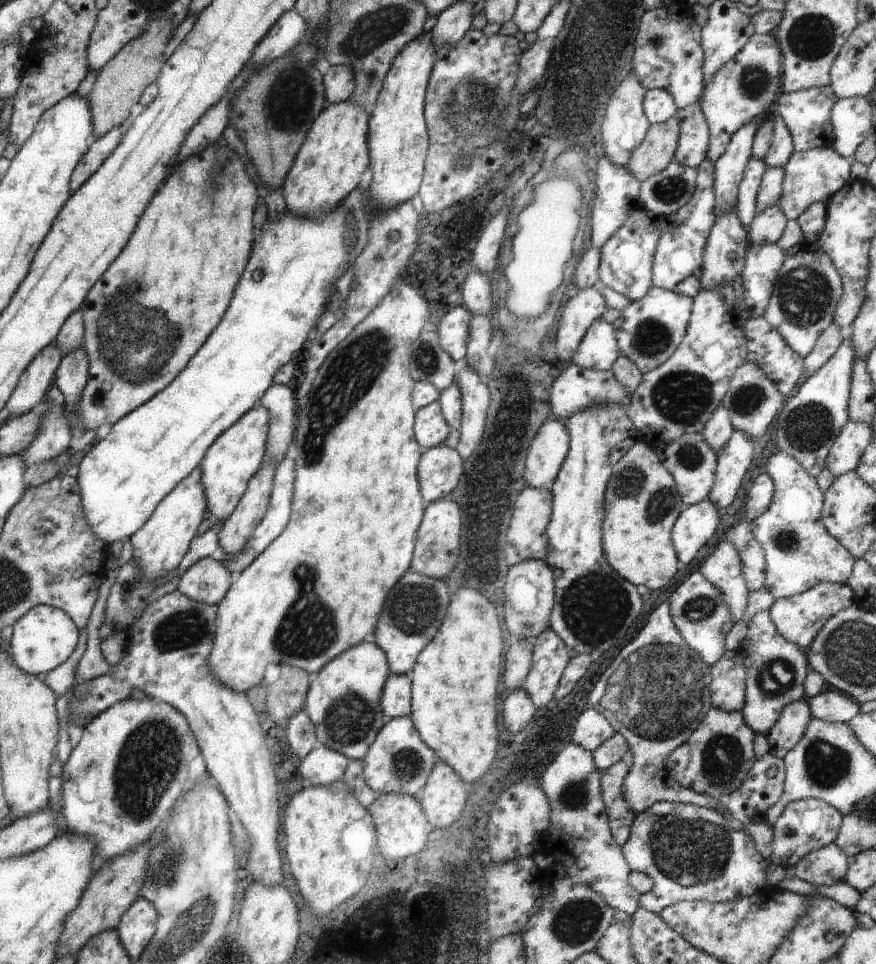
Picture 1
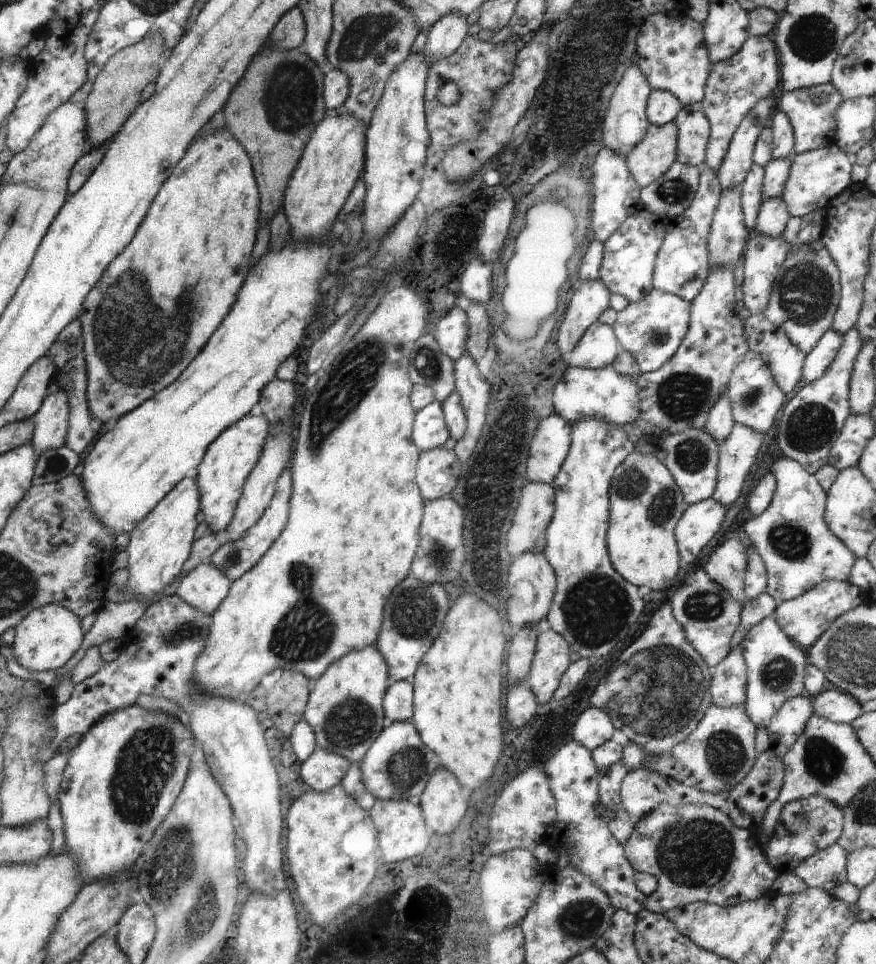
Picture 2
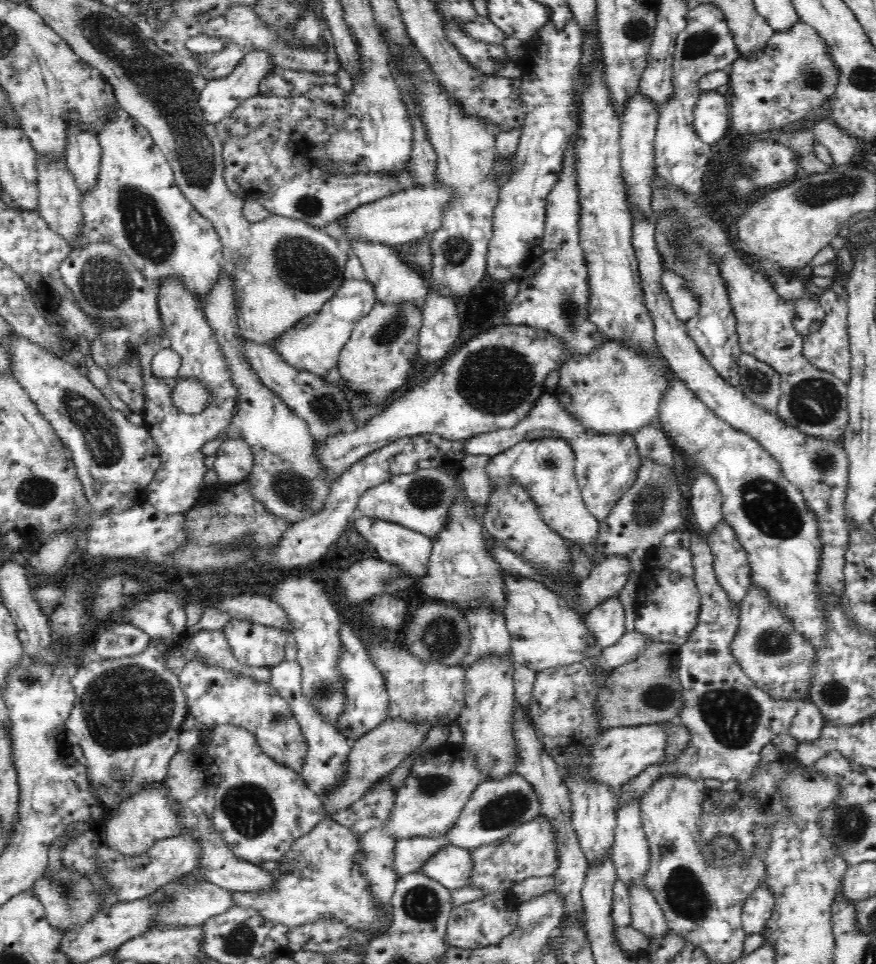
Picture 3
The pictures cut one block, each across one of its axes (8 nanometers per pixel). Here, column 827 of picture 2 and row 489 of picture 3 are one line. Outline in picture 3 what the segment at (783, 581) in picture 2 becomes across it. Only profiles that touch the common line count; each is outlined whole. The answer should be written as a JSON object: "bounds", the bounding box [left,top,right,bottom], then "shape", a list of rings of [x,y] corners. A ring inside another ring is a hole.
{"bounds":[486,435,599,544],"shape":[[[560,435],[536,437],[518,442],[512,448],[492,457],[486,466],[491,485],[520,483],[528,487],[546,524],[569,542],[590,544],[597,540],[599,520],[588,510],[575,477],[575,454]]]}

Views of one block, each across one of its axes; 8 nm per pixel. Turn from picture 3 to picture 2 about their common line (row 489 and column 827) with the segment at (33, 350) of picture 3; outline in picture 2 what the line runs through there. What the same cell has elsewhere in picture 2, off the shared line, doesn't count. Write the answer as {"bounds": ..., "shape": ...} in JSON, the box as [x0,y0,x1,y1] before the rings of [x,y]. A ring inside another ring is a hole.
{"bounds":[777,82,841,154],"shape":[[[829,82],[827,84],[815,85],[809,88],[800,88],[784,92],[777,100],[777,109],[785,114],[793,133],[793,153],[799,154],[825,146],[833,145],[835,142],[835,120],[833,114],[841,102],[837,90]]]}

